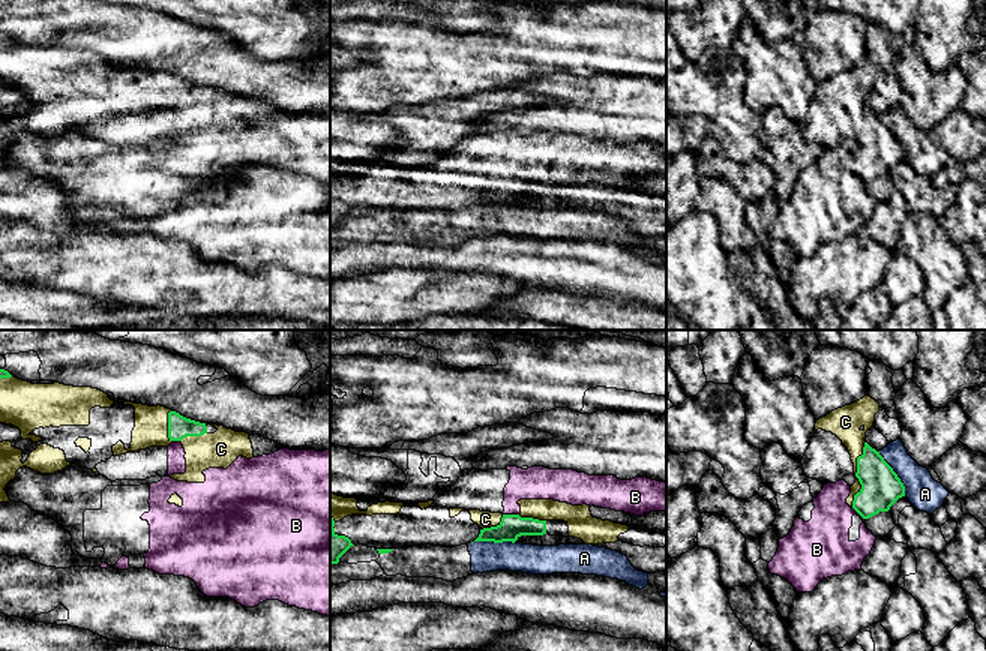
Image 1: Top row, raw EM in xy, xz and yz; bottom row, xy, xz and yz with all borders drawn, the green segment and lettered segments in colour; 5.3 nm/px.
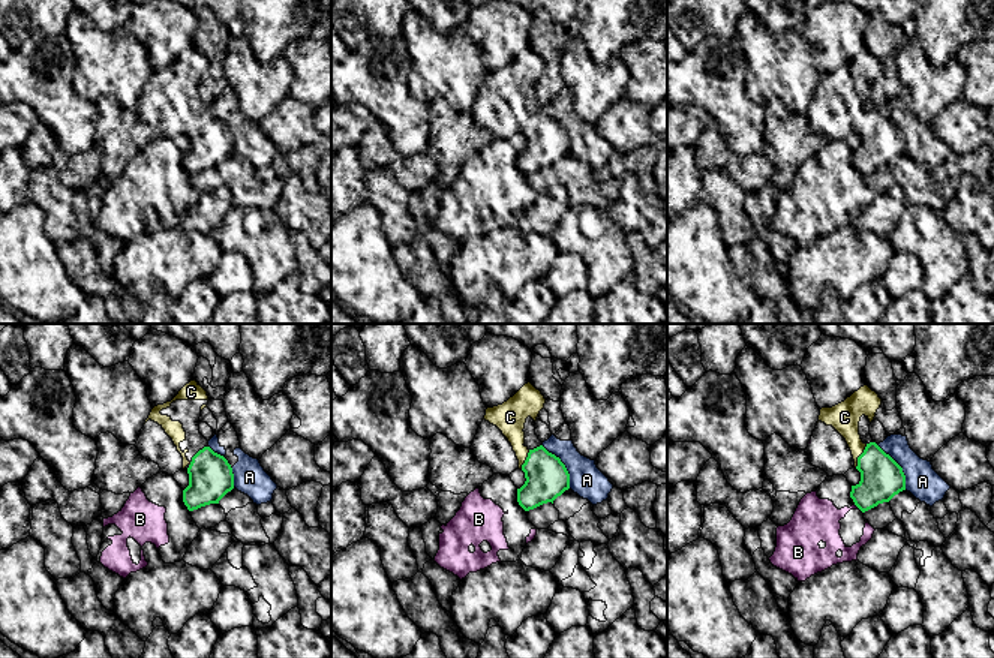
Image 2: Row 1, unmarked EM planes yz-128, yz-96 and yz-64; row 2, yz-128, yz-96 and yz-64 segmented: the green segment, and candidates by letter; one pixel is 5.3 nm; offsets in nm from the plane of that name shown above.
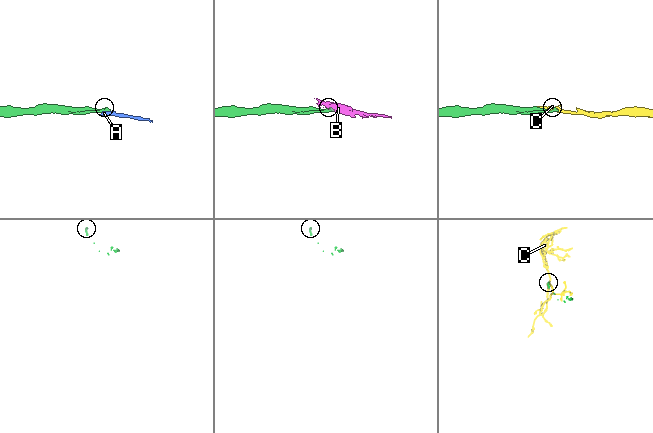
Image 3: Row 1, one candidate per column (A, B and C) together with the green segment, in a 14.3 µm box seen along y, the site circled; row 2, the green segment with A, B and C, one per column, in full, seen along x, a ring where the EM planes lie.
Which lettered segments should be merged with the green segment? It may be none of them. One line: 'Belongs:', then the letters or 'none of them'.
Belongs: C

